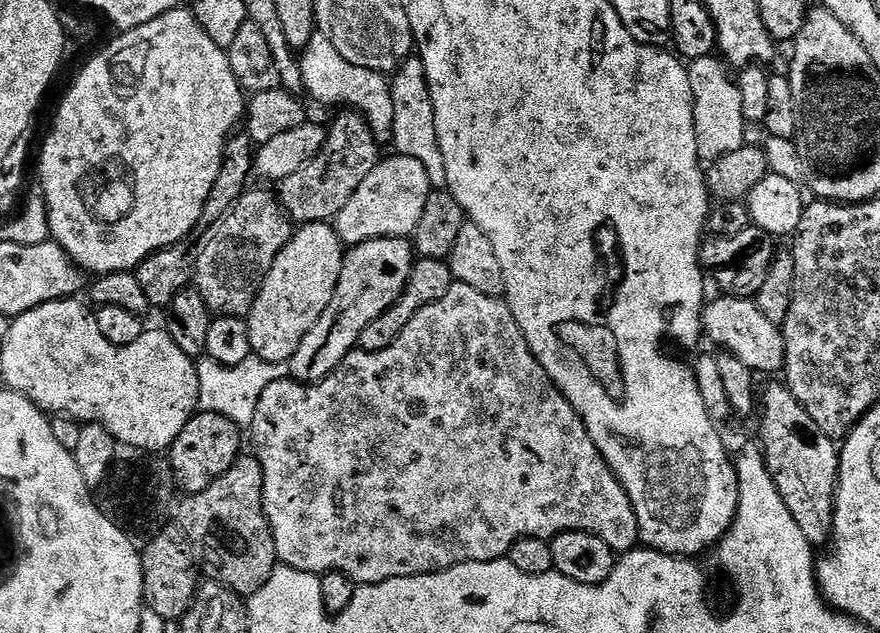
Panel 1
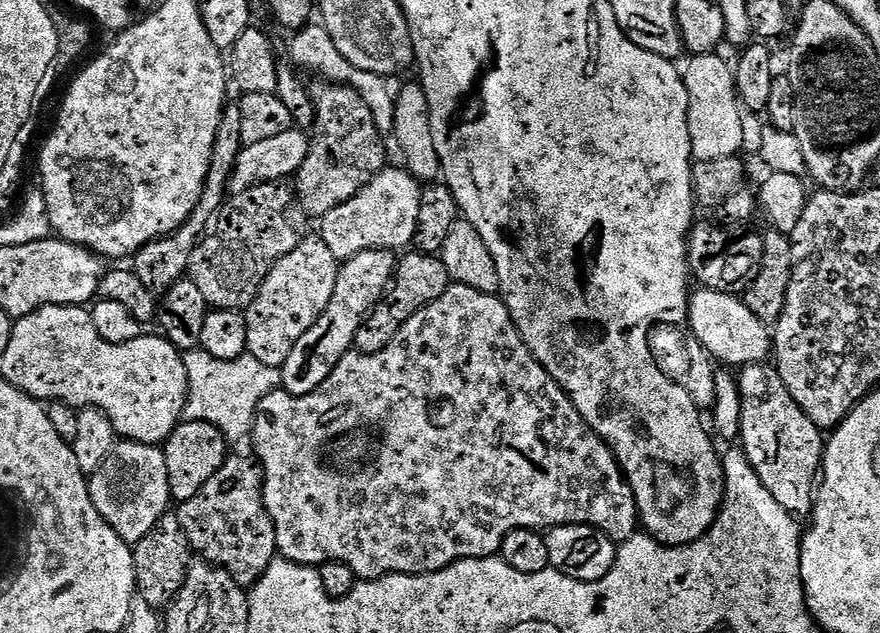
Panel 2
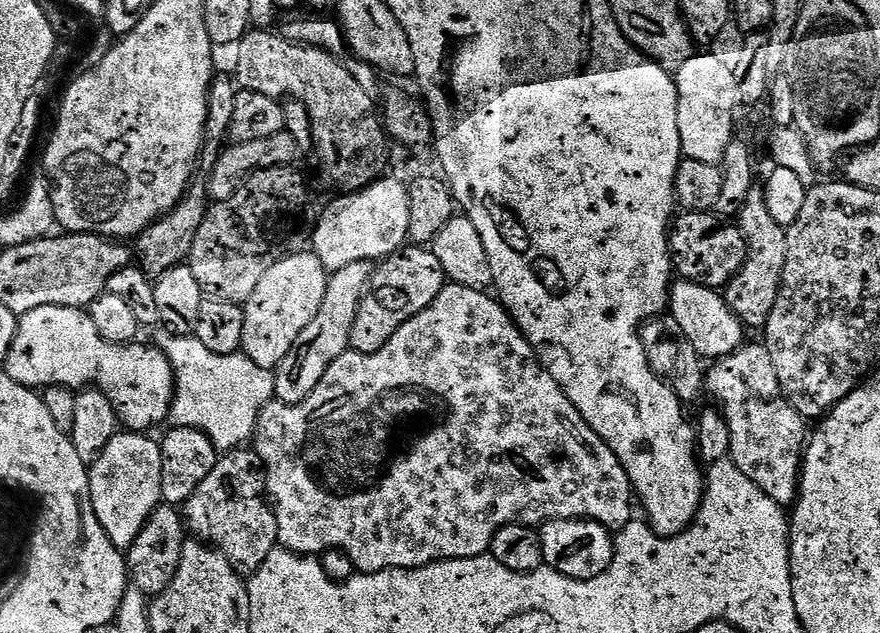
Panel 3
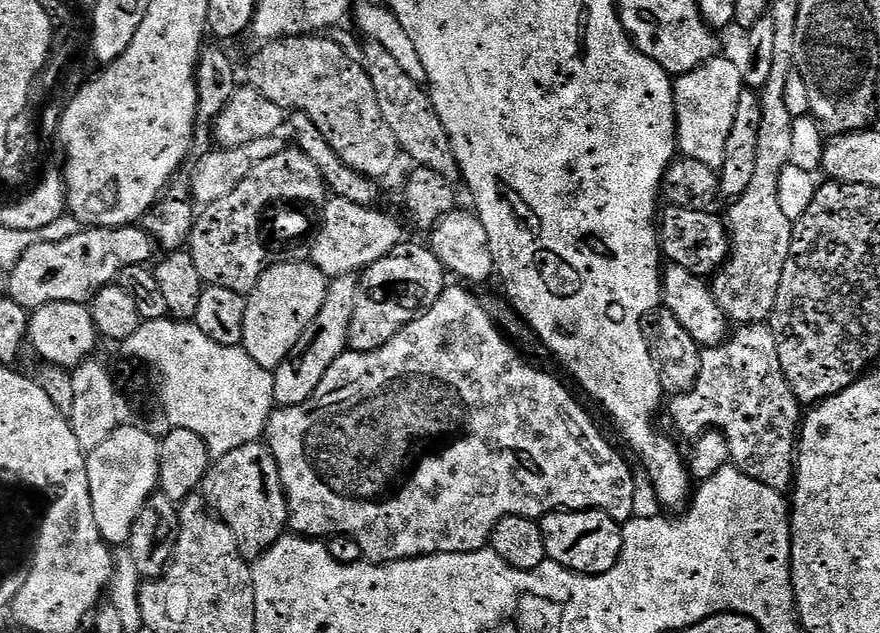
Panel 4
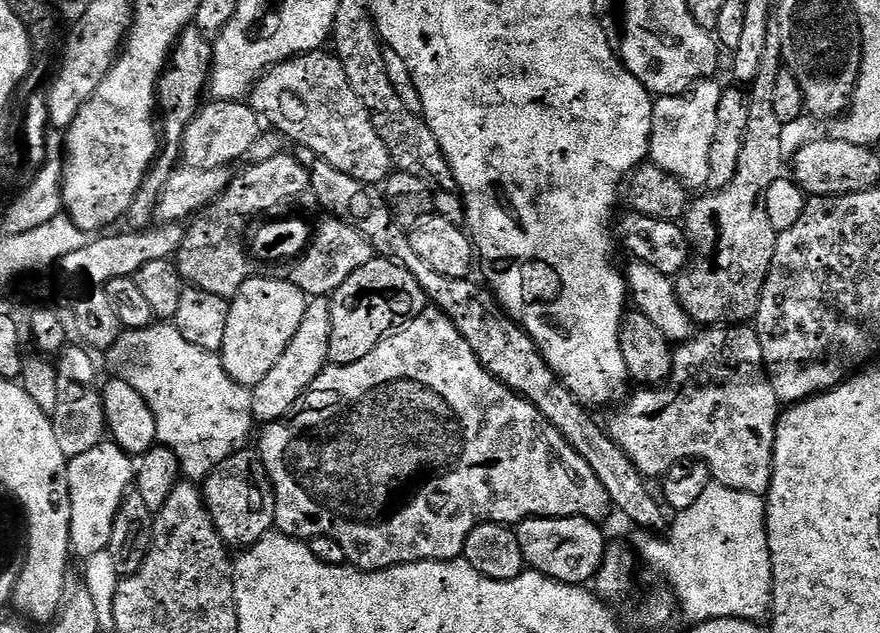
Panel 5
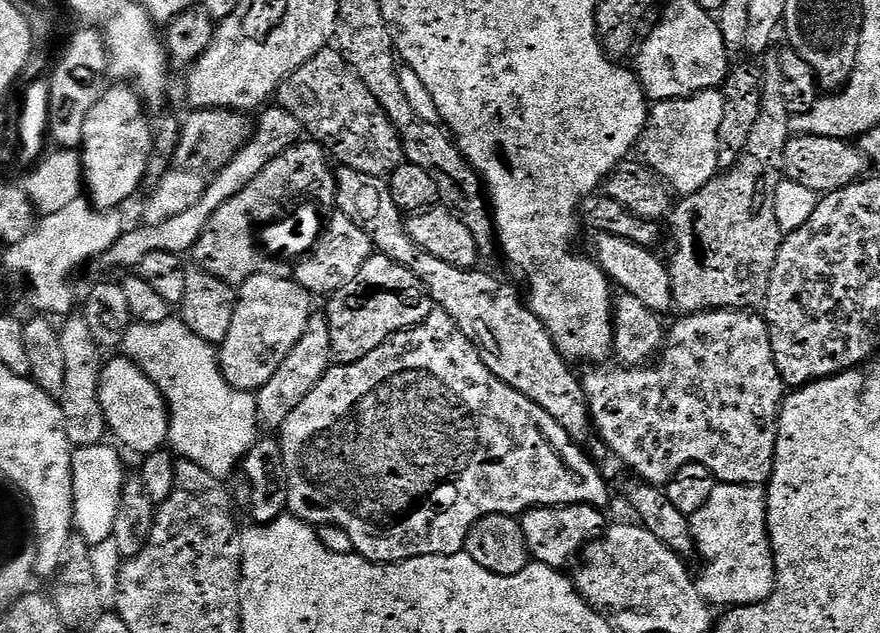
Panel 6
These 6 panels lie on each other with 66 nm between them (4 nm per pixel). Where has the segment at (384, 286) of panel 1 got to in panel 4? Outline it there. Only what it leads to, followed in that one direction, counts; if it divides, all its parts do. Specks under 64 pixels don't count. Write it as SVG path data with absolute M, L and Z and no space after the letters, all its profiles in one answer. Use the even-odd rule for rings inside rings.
M341 274L329 283L322 310L318 310L314 322L306 326L294 350L290 350L290 354L274 370L274 400L277 405L297 408L309 400L314 390L318 390L326 370L330 370L332 363L348 348L348 331L350 318L354 314L357 283L357 277L352 274Z

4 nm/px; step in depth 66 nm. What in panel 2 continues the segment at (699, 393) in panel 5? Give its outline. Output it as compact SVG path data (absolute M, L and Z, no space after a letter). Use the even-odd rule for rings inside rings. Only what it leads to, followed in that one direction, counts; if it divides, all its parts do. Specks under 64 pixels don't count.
M771 363L749 364L739 372L742 451L762 478L762 484L778 498L778 506L797 517L807 517L814 507L814 493L824 463L825 433L794 402L786 382L782 382Z

